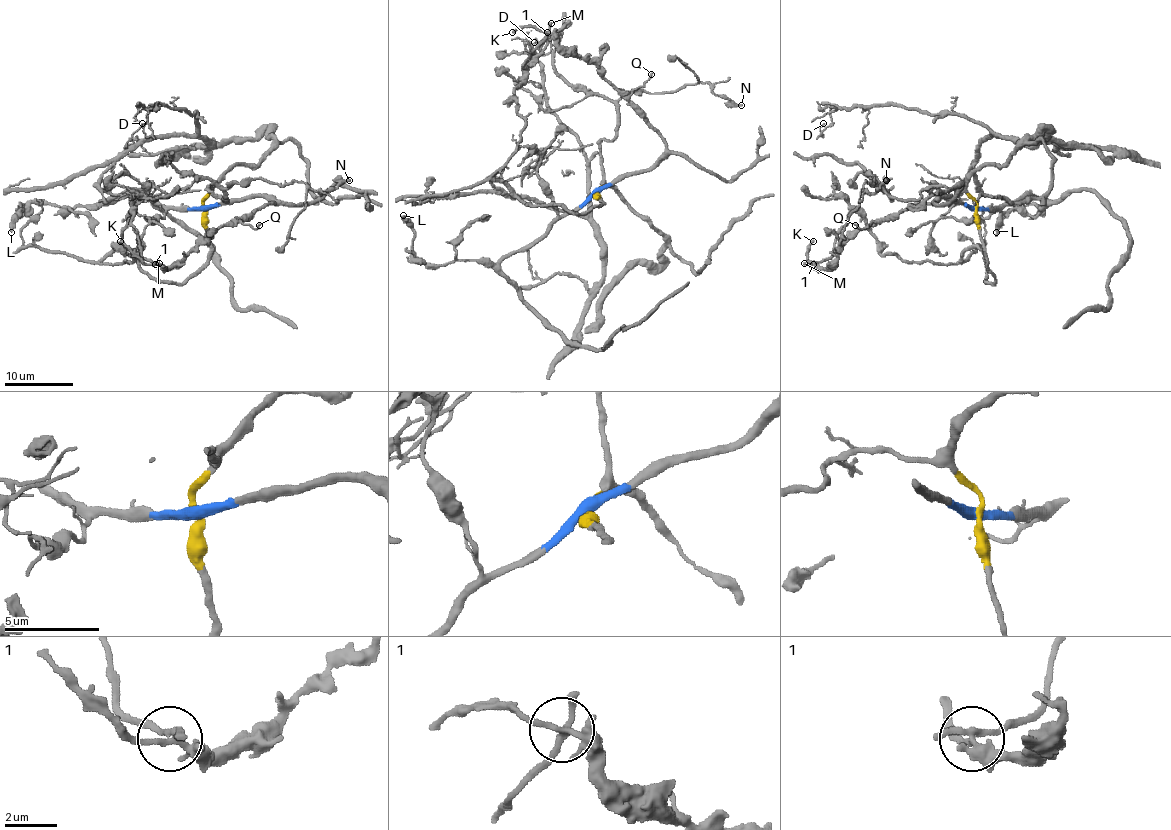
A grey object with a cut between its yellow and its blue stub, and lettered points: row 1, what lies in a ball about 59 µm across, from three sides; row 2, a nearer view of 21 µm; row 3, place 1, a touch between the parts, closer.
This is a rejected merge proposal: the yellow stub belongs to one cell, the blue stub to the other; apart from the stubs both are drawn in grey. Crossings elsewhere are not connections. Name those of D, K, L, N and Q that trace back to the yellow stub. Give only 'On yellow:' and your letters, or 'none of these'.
On yellow: D, N

